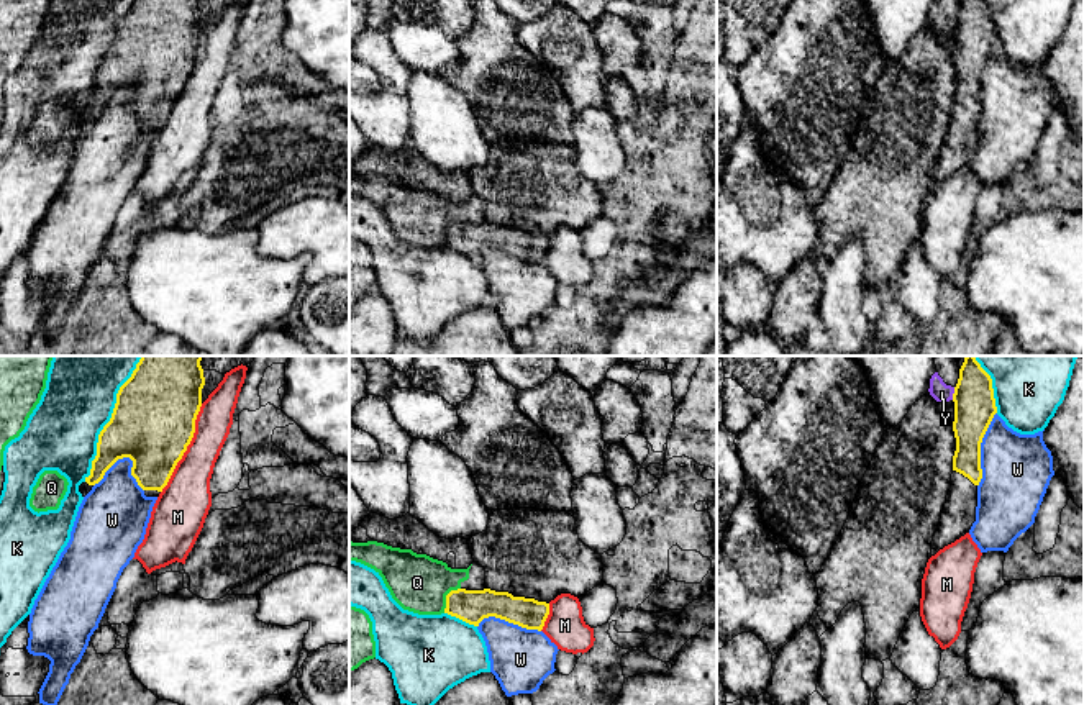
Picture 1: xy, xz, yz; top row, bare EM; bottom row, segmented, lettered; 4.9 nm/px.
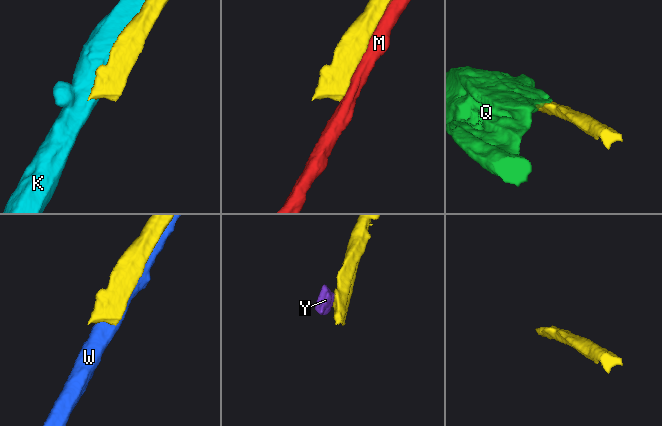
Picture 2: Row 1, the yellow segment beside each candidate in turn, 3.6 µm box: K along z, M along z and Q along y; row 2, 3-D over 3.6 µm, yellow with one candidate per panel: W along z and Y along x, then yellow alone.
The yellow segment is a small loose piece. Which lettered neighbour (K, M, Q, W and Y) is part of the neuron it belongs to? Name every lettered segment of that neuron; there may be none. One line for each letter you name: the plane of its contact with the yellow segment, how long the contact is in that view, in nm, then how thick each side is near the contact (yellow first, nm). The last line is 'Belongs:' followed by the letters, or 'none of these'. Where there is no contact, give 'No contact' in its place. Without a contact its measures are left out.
Belongs: none of these

